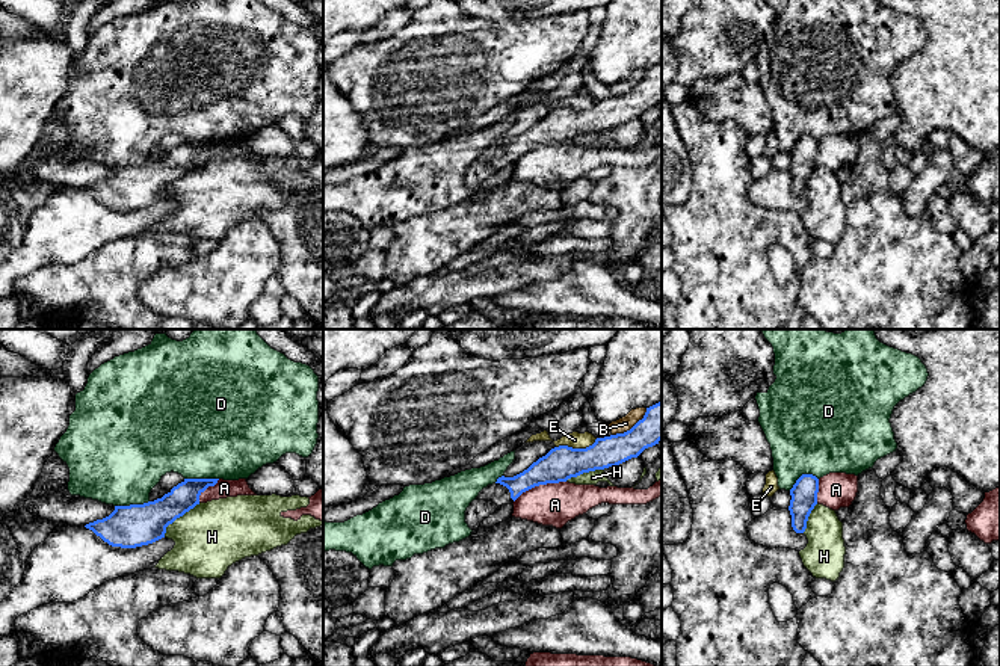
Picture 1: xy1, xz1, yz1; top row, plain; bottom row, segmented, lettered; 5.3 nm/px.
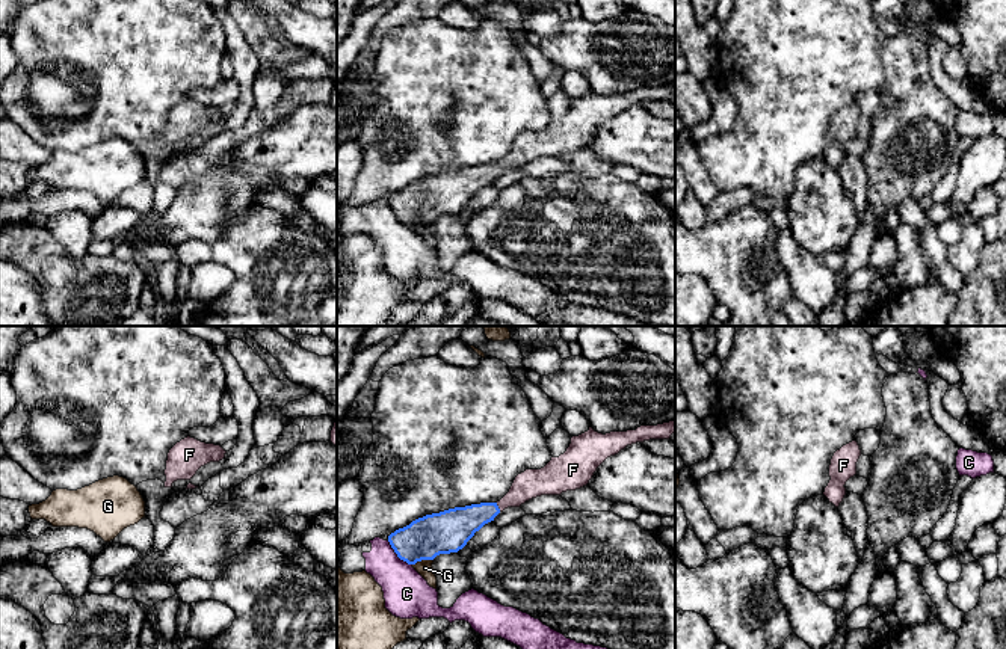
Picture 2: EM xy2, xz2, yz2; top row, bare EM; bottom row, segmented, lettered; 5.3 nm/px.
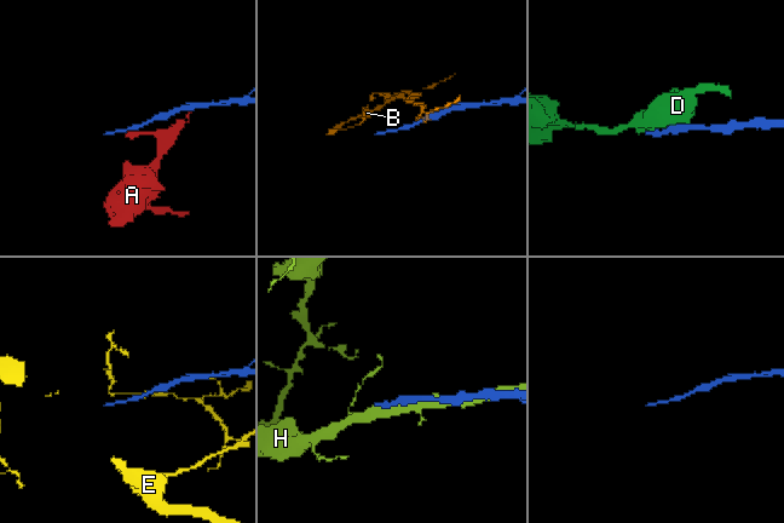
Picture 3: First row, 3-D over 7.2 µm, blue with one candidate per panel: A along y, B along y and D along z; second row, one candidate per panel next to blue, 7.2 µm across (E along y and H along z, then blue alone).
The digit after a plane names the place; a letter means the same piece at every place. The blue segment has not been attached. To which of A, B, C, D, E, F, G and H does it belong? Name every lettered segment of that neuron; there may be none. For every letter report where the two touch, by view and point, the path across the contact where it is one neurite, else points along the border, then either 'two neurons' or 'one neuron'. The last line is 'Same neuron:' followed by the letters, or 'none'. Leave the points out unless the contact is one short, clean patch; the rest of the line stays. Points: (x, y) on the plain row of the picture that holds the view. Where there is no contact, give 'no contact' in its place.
A: contact xz1 (540, 145); border xz1 (565, 142), (535, 147), (514, 163); two neurons
B: contact xz1 (633, 88); border xz1 (647, 70), (645, 76), (629, 91), (612, 97); two neurons
C: contact xz2 (398, 218); border xz2 (387, 203), (393, 213), (411, 227); two neurons
D: contact xy1 (201, 141); two neurons
E: contact xz1 (576, 110); border xz1 (597, 100), (585, 109), (556, 109); two neurons
F: contact xz2 (497, 169); way xz2 (455, 189), (497, 169), (532, 145); one neuron
G: contact xz2 (422, 221); two neurons
H: contact xy1 (179, 178); two neurons
Same neuron: F

